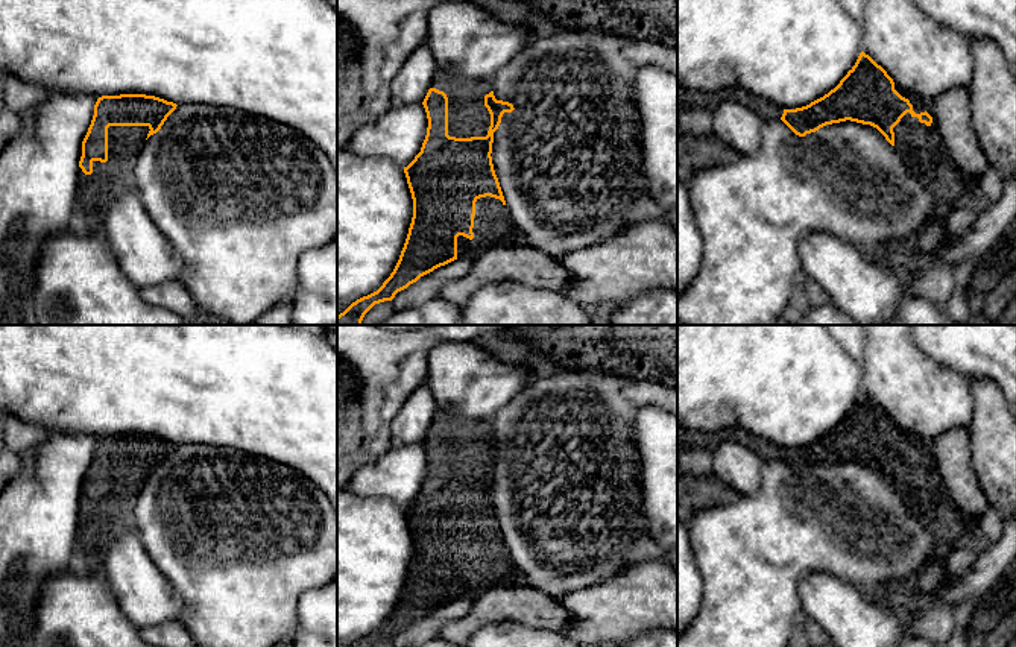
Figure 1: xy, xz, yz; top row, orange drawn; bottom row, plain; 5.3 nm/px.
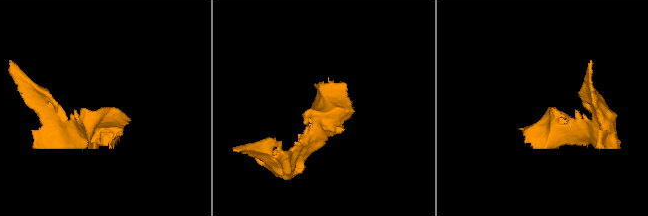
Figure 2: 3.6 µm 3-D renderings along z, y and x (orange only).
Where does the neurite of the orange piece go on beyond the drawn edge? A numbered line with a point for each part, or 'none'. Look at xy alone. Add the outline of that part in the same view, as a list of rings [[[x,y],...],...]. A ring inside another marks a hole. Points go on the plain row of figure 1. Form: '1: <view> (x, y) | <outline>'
1: xy (97, 533) | [[[109,466],[108,501],[93,501],[91,515],[79,507],[76,541],[85,563],[100,567],[117,539],[135,530],[135,503],[149,471],[149,466]]]

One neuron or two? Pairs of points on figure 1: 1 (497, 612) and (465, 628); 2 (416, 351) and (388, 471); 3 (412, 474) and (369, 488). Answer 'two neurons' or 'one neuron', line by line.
1: one neuron
2: two neurons
3: one neuron

